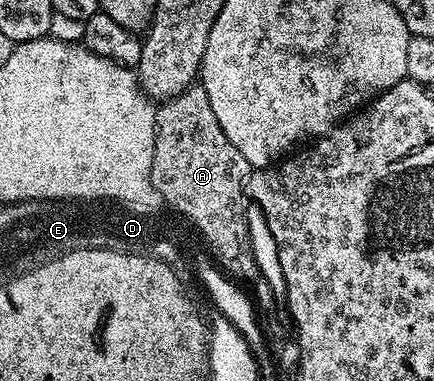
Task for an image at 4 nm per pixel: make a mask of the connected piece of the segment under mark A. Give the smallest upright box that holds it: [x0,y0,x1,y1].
[154,83,275,308]

